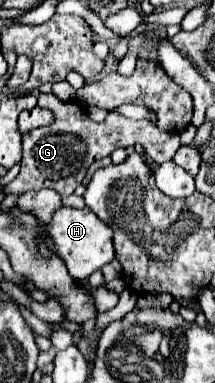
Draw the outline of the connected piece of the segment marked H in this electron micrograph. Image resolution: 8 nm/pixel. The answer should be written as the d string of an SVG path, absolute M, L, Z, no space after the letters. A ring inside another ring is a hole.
M61 208L53 214L53 220L47 224L47 232L53 238L57 254L67 264L67 270L73 278L85 280L95 270L101 270L105 264L115 260L115 246L113 246L113 230L111 226L103 224L89 208Z

